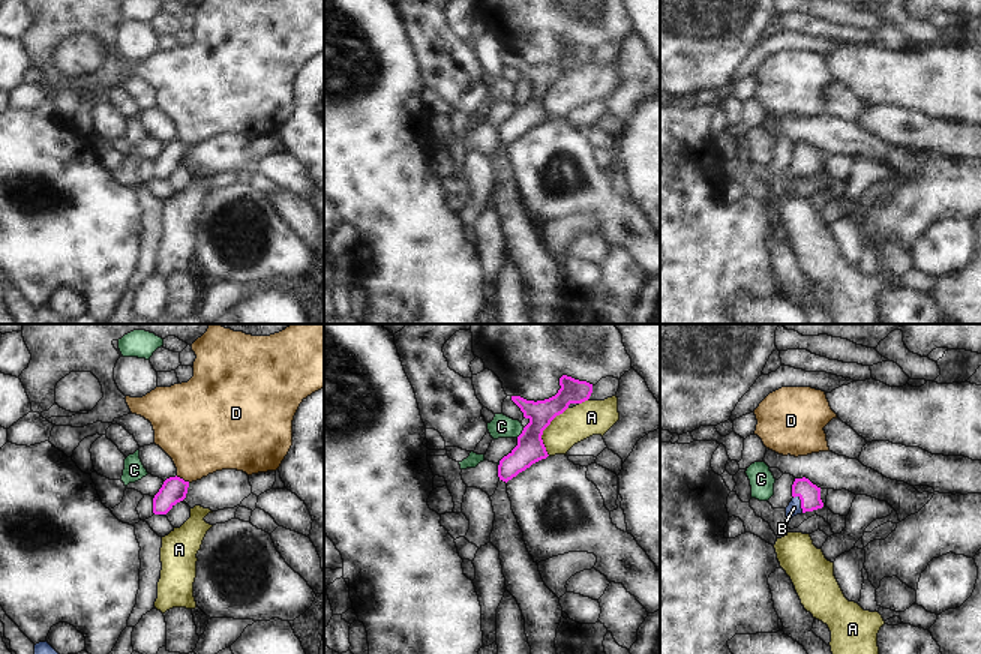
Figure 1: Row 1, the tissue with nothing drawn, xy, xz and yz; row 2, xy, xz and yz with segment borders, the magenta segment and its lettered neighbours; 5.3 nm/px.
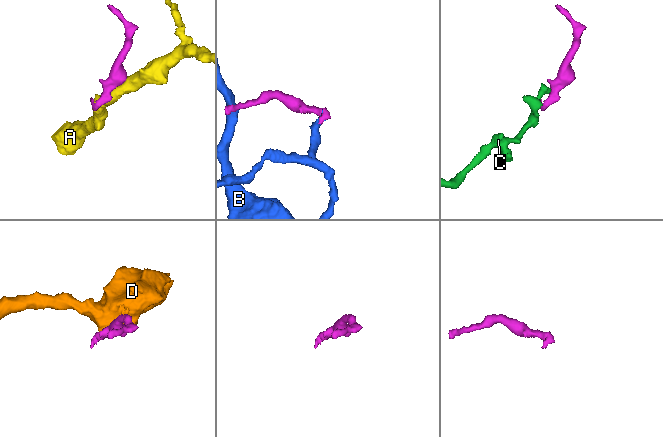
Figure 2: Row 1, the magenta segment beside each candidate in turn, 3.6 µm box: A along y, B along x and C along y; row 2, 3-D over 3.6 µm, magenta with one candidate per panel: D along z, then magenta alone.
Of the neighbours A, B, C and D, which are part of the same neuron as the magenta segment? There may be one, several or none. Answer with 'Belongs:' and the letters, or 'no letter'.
Belongs: B

